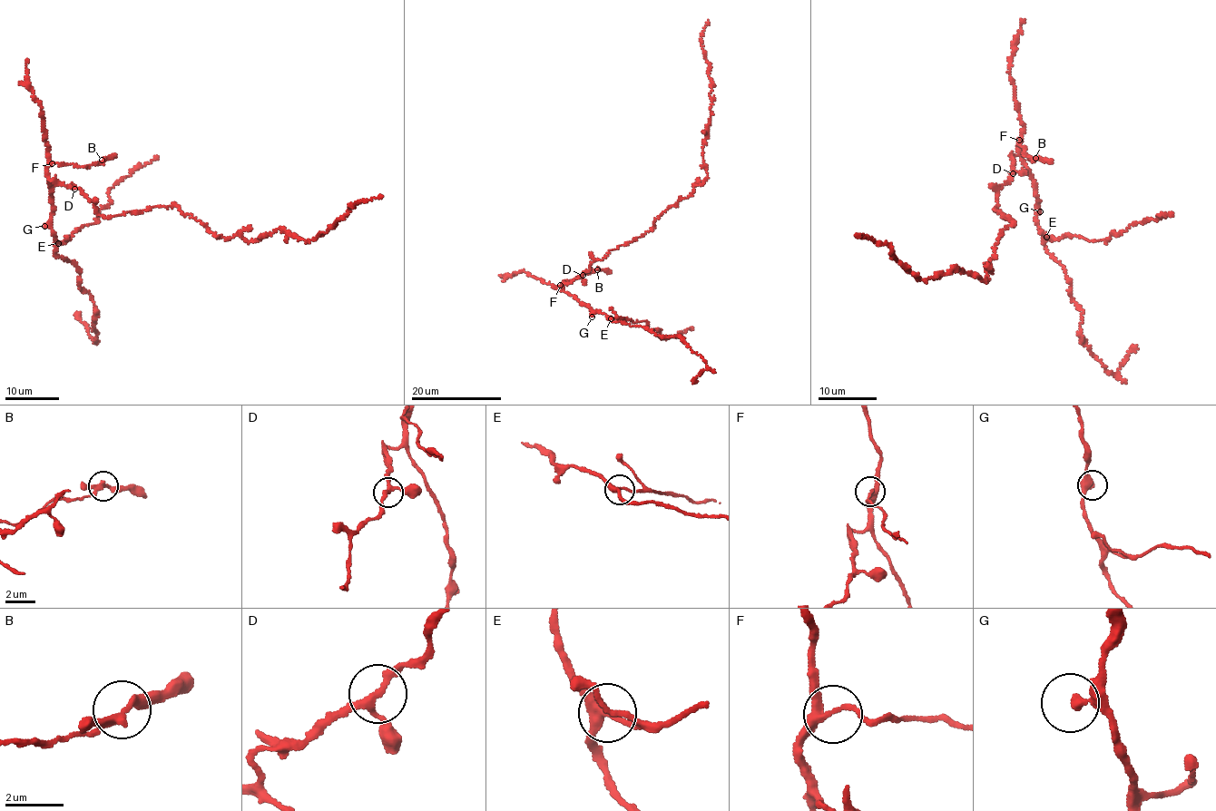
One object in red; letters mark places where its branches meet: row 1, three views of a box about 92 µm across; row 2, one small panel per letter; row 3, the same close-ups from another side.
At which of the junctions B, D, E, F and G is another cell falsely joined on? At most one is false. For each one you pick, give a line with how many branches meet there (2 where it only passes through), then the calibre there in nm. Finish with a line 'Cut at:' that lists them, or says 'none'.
Cut at: none

